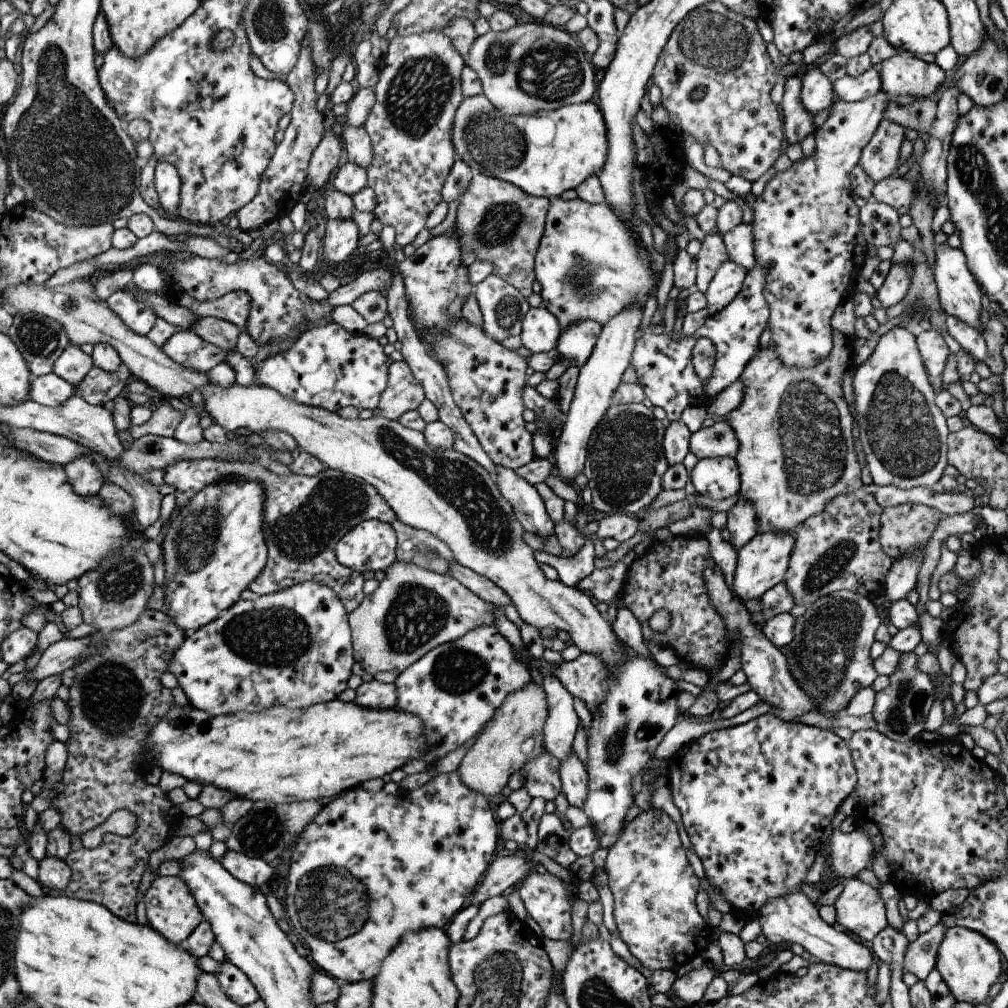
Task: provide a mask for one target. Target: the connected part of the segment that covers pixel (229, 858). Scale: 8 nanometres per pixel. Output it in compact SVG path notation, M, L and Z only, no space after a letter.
M227 851L220 861L221 865L236 880L250 885L252 888L265 888L276 873L274 865L267 863L264 859L253 859L236 851Z

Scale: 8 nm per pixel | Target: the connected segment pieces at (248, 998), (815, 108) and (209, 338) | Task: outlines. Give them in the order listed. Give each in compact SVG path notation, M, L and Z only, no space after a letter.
M225 960L219 974L214 973L222 989L237 1005L241 1007L251 1005L260 999L256 987L250 982L250 979L236 965Z
M815 67L801 79L801 101L806 110L813 115L826 107L832 106L836 96L833 82L822 71Z
M216 317L199 318L195 327L188 330L198 333L200 338L224 351L236 350L236 342L242 331L234 323Z

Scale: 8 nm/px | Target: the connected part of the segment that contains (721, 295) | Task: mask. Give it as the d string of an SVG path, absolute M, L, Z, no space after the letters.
M726 261L714 275L705 292L710 315L716 314L740 292L745 276L745 268L734 261Z

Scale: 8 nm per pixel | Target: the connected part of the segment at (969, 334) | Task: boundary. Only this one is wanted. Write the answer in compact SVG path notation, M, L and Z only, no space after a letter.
M950 315L946 319L946 326L949 335L961 345L963 350L972 354L977 361L986 359L987 343L984 336L976 328L972 328L966 322Z

